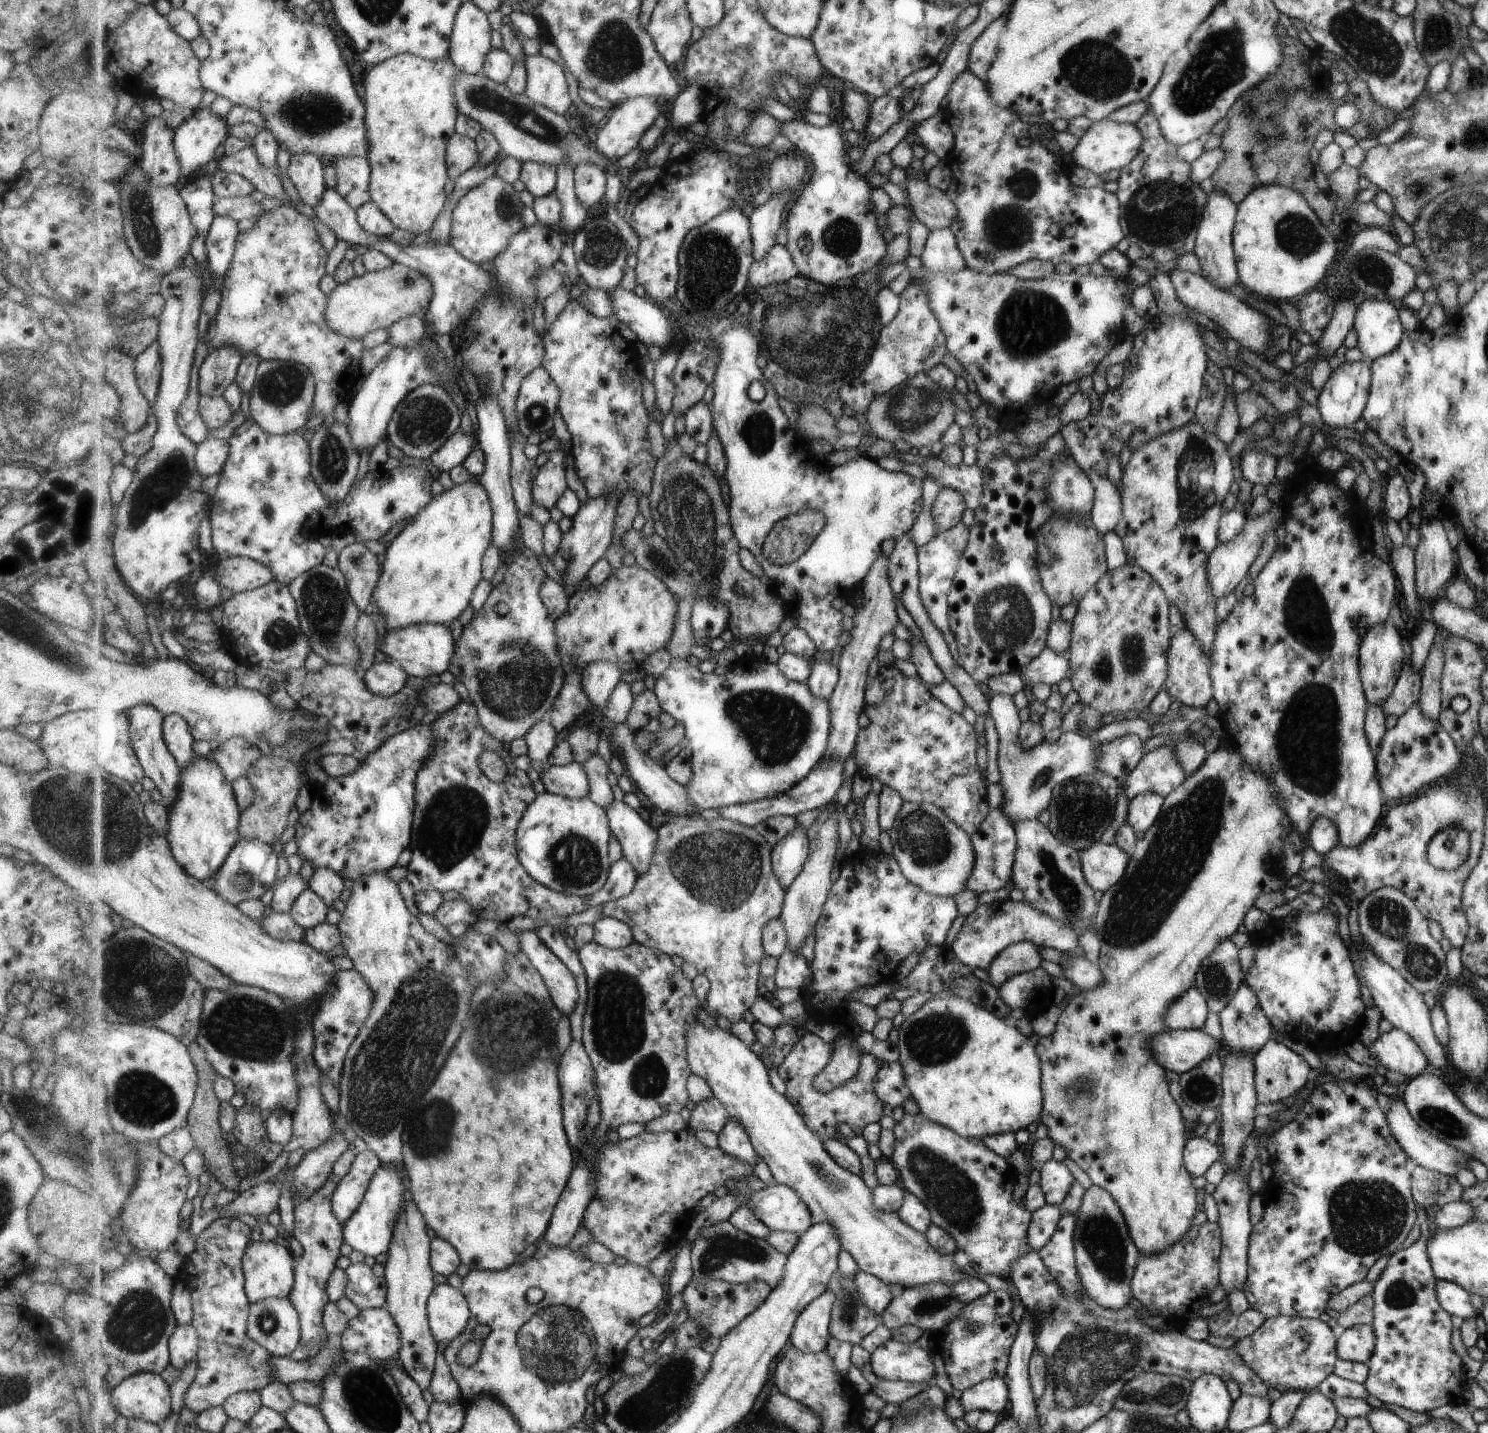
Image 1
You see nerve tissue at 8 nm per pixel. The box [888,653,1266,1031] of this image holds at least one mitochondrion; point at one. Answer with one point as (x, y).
(1176, 853)

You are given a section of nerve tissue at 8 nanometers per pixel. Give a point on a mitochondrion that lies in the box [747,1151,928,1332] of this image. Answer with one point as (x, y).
(820, 1172)

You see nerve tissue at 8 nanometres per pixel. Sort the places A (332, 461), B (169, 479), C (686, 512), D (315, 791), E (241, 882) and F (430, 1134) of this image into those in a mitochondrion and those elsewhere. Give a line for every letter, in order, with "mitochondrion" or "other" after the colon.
A: mitochondrion
B: mitochondrion
C: mitochondrion
D: other
E: mitochondrion
F: mitochondrion

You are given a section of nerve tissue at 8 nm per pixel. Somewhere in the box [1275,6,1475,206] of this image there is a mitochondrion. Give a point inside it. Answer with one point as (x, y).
(1436, 34)

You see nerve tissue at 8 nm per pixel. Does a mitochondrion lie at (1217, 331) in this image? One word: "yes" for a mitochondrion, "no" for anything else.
no

